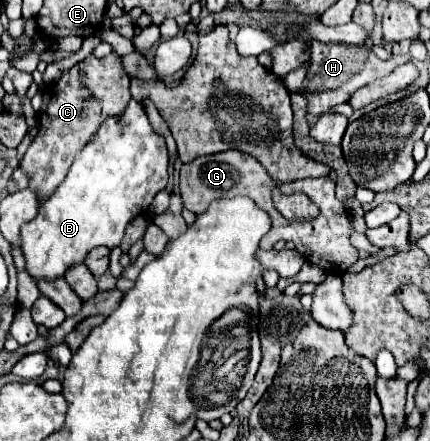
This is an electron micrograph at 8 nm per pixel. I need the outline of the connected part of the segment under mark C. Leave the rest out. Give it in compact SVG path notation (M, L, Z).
M110 53L102 59L88 55L84 61L64 71L56 83L44 87L40 131L20 163L20 169L28 175L28 187L38 195L38 203L44 203L64 181L76 153L90 141L102 121L126 107L130 101L128 85L130 77L122 67L122 57Z

